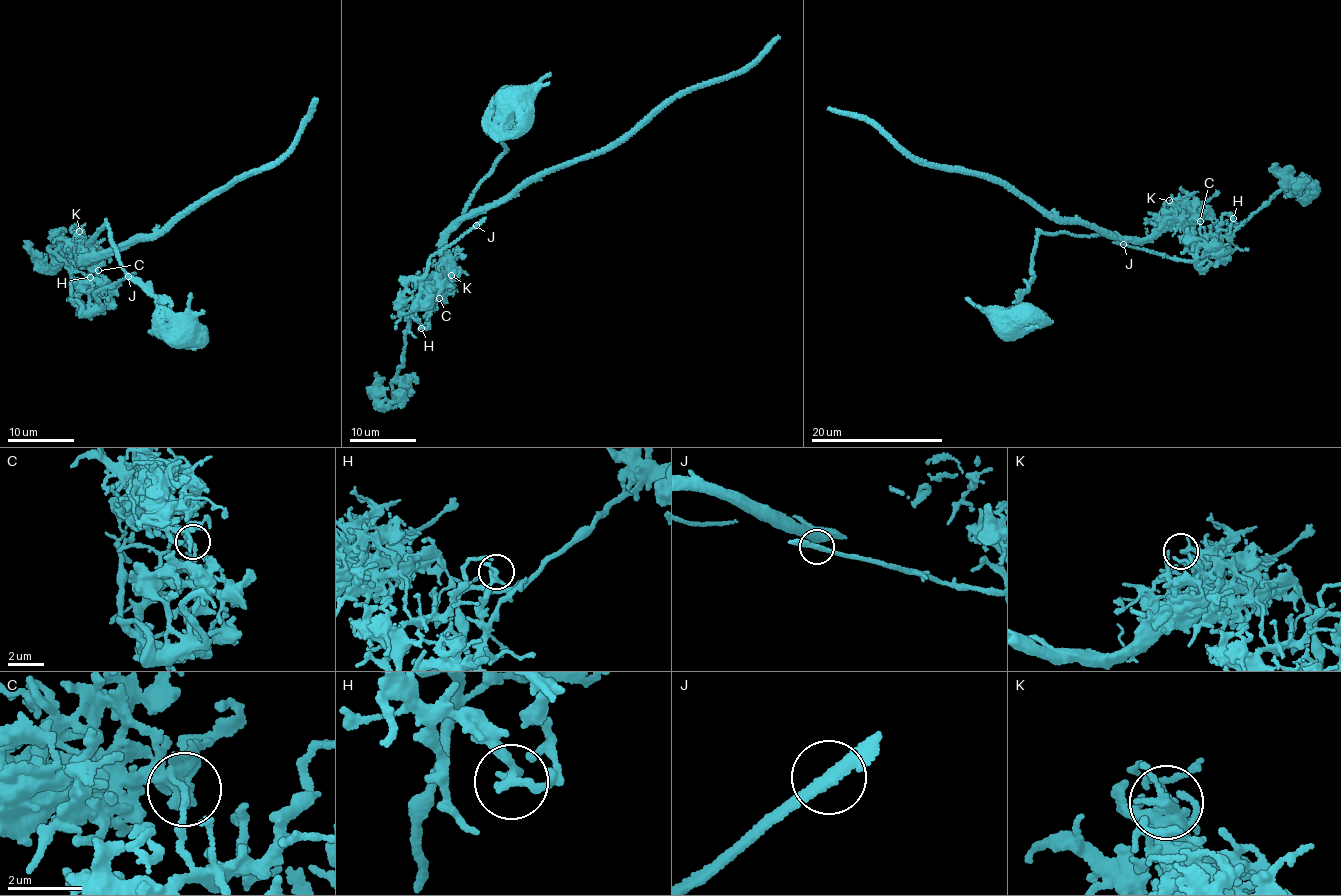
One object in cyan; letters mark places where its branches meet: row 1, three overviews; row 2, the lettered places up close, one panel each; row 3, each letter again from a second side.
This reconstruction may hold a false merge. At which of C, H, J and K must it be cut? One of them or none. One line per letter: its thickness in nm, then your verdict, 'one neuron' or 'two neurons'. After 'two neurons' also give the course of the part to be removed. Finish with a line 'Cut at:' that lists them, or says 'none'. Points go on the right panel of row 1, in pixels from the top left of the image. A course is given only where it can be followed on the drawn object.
C: 120 nm | two neurons | (1200, 221), (1204, 237), (1218, 221), (1236, 225), (1282, 183), (1306, 187), (1304, 200), (1285, 193)
H: 180 nm | one neuron
J: 280 nm | one neuron
K: 190 nm | one neuron
Cut at: C

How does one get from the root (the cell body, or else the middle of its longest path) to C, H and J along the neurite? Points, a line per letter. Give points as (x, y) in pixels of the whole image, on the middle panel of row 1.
C: (520, 103), (496, 130), (506, 144), (503, 152), (474, 193), (466, 216), (447, 236), (436, 285), (438, 298)
H: (520, 103), (496, 130), (503, 152), (449, 233), (438, 298), (432, 294), (424, 305), (429, 327), (421, 328)
J: (520, 103), (496, 130), (503, 152), (447, 236), (438, 298), (421, 282), (427, 260), (475, 225)

